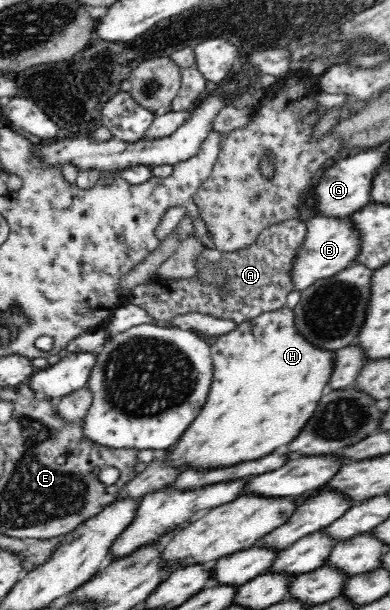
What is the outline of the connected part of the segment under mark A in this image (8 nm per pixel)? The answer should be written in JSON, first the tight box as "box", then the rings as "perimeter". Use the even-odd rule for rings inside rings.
{"box":[128,219,307,326],"perimeter":[[[291,219],[283,224],[269,225],[261,231],[256,241],[245,249],[227,253],[217,248],[204,247],[194,259],[196,272],[188,278],[163,276],[155,270],[145,281],[130,289],[128,301],[140,307],[152,319],[151,324],[157,326],[173,325],[175,317],[199,313],[210,315],[215,319],[233,321],[239,324],[252,320],[262,313],[283,307],[287,303],[287,295],[295,290],[293,284],[293,265],[295,259],[305,245],[307,235],[306,221]],[[209,265],[218,267],[224,284],[217,288],[215,284],[201,280],[201,269]]]}

